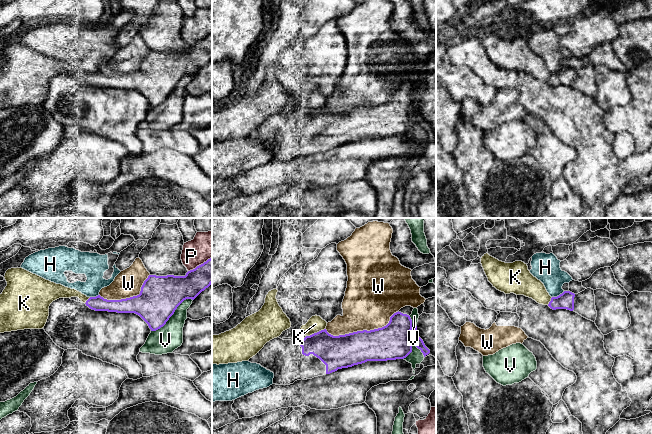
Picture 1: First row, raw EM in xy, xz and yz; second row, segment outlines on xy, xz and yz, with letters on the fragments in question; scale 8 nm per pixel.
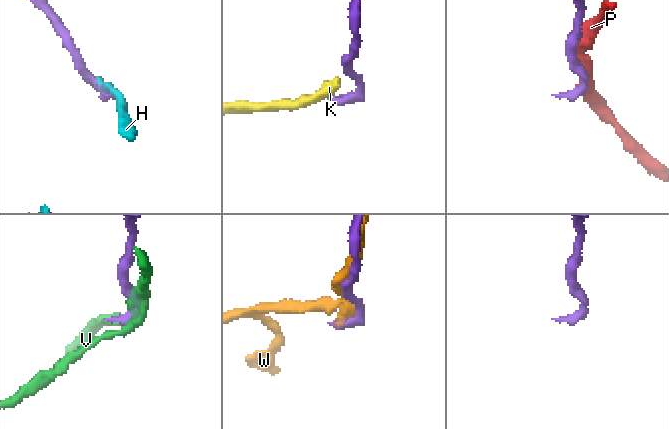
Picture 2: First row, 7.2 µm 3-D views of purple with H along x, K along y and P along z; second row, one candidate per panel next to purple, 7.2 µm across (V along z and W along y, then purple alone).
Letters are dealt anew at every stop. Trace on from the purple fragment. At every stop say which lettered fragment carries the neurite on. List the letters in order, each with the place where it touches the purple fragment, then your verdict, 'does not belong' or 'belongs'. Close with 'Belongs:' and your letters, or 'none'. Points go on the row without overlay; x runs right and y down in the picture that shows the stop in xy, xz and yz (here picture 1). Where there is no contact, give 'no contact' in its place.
H: meets purple in yz at (559, 71); does not belong
K: meets purple in xz at (315, 109); does not belong
P: meets purple in xy at (199, 41); does not belong
V: meets purple in xy at (172, 90); does not belong
W: meets purple in xz at (363, 106); does not belong
Belongs: none

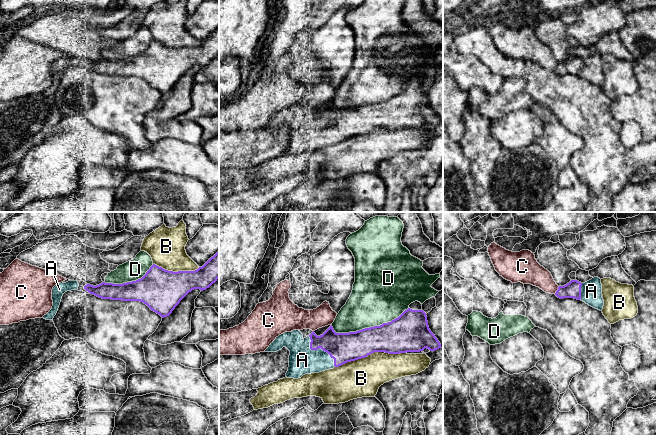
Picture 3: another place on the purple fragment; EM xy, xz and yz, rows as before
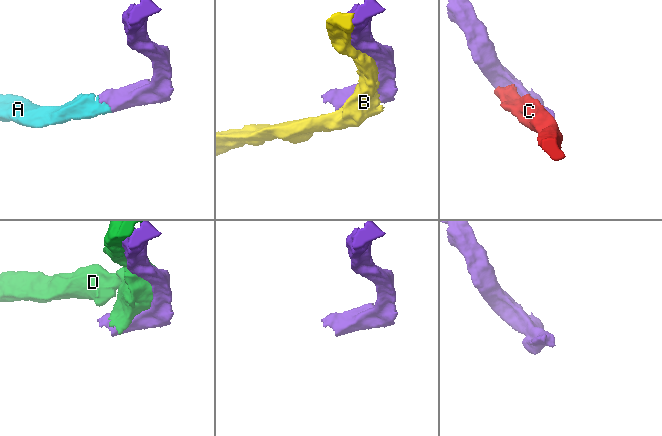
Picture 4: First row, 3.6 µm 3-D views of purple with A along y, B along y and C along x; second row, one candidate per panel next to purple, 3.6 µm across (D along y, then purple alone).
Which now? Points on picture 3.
A: meets purple in xz at (319, 123); belongs
B: meets purple in xz at (370, 129); does not belong
C: meets purple in yz at (557, 66); does not belong
D: meets purple in xz at (370, 103); does not belong
Belongs: A

